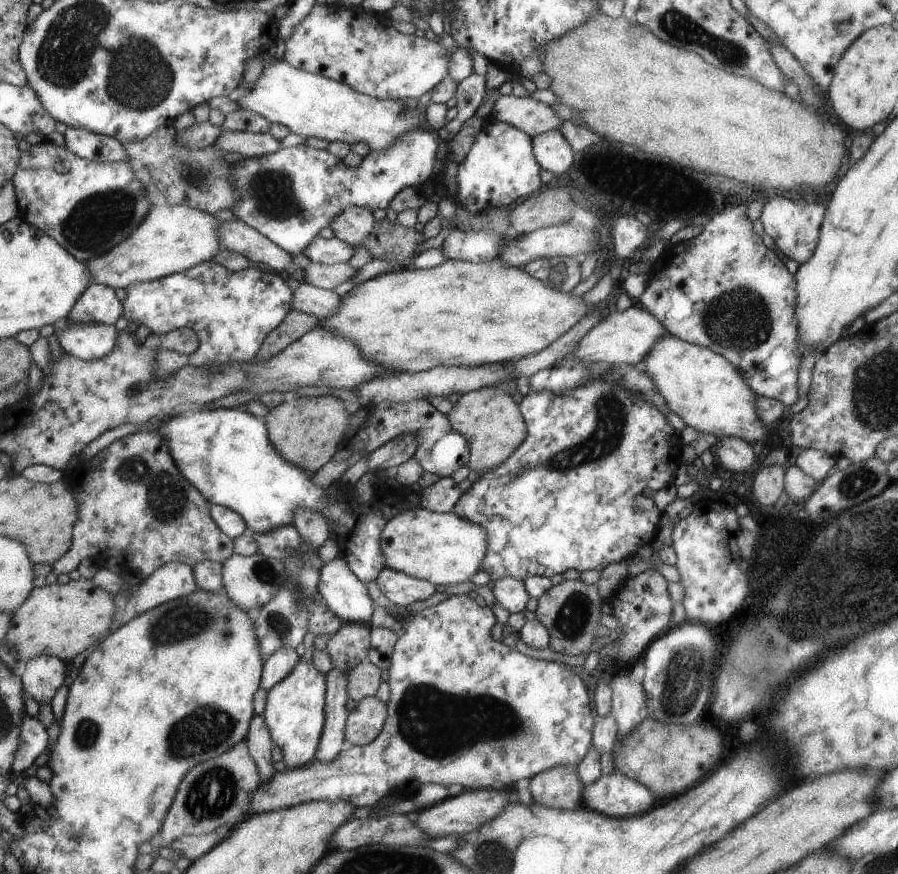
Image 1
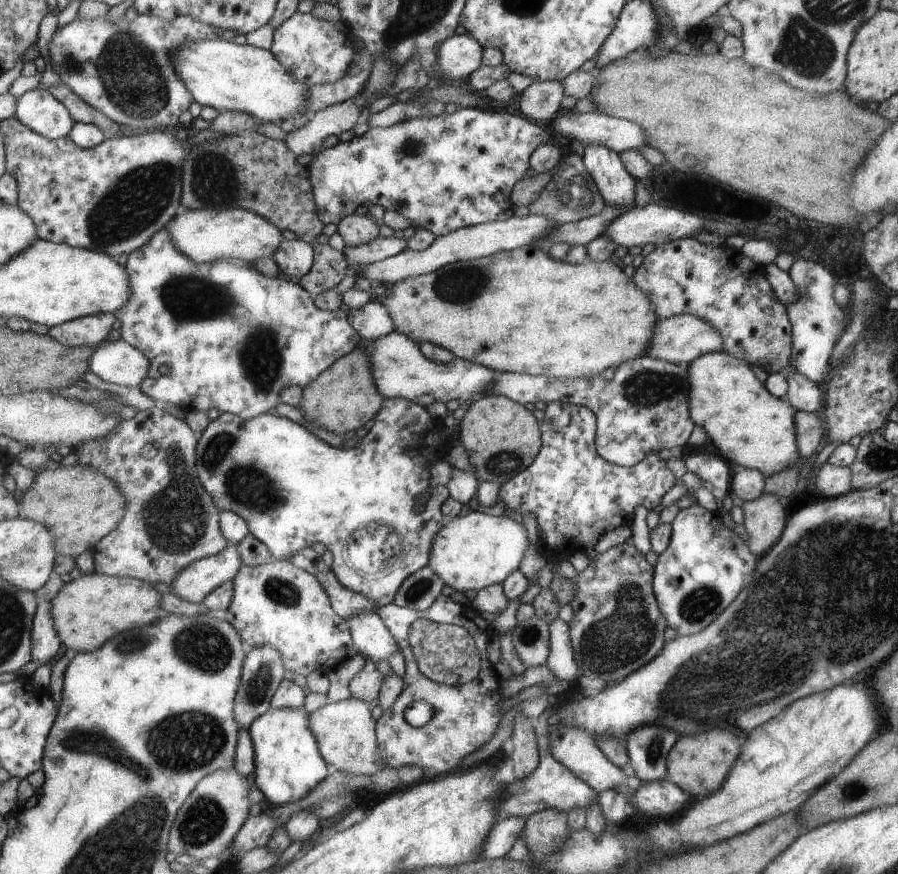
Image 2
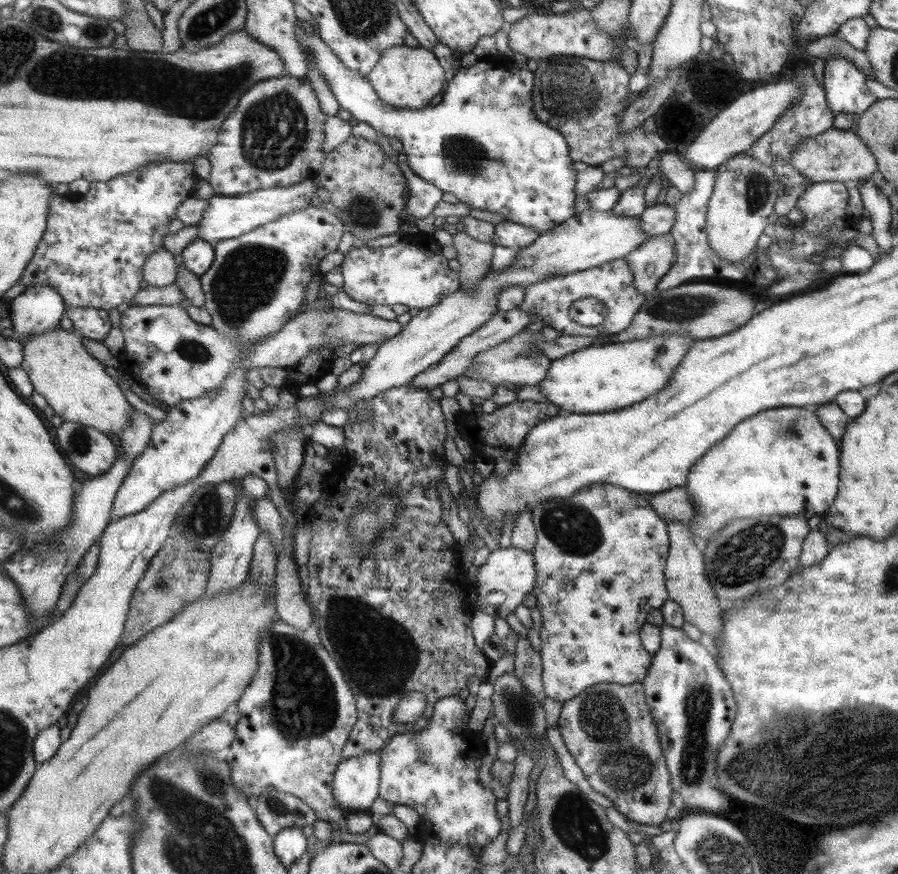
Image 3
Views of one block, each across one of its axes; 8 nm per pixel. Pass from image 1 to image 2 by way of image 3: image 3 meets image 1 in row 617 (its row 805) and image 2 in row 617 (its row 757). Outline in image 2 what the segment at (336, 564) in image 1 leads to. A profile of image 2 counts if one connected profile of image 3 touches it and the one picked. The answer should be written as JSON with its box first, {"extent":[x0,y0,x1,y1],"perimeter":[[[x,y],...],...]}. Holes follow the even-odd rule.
{"extent":[345,609,399,663],"perimeter":[[[376,609],[345,618],[345,622],[348,622],[352,633],[353,646],[363,659],[371,660],[373,663],[387,660],[398,650],[399,646],[395,644],[393,635],[376,613]]]}

